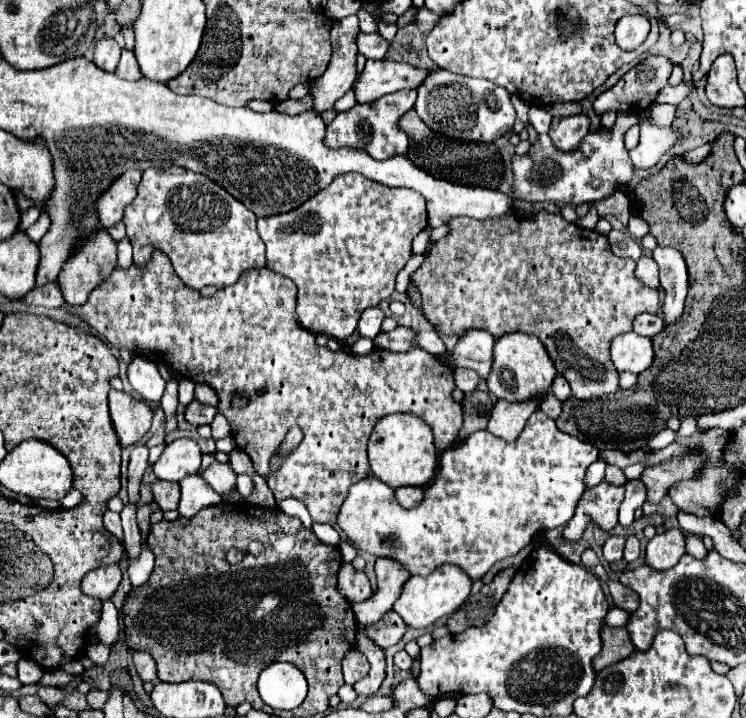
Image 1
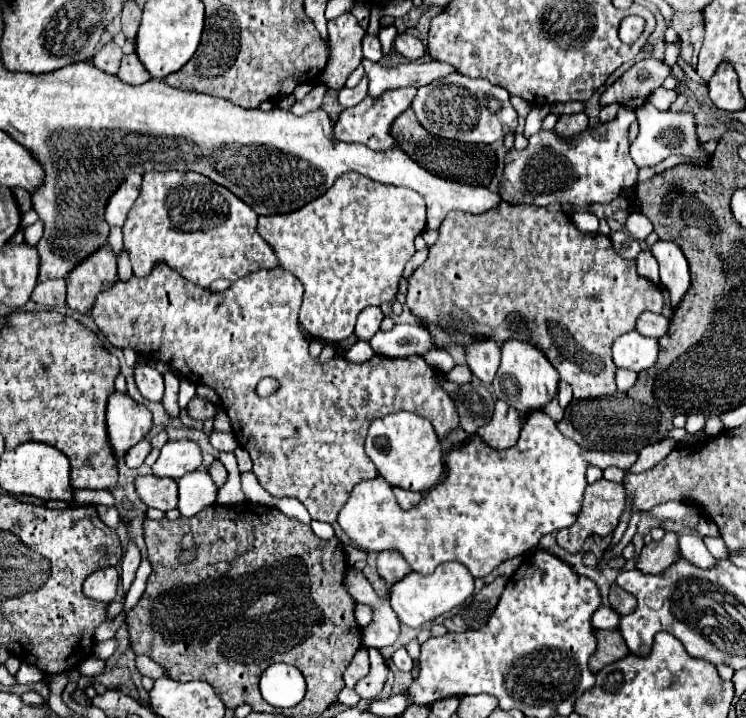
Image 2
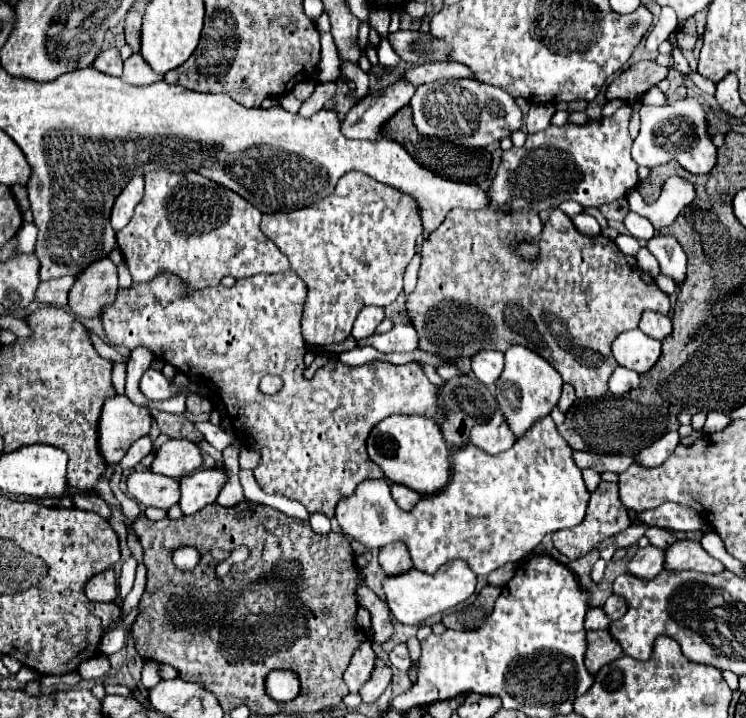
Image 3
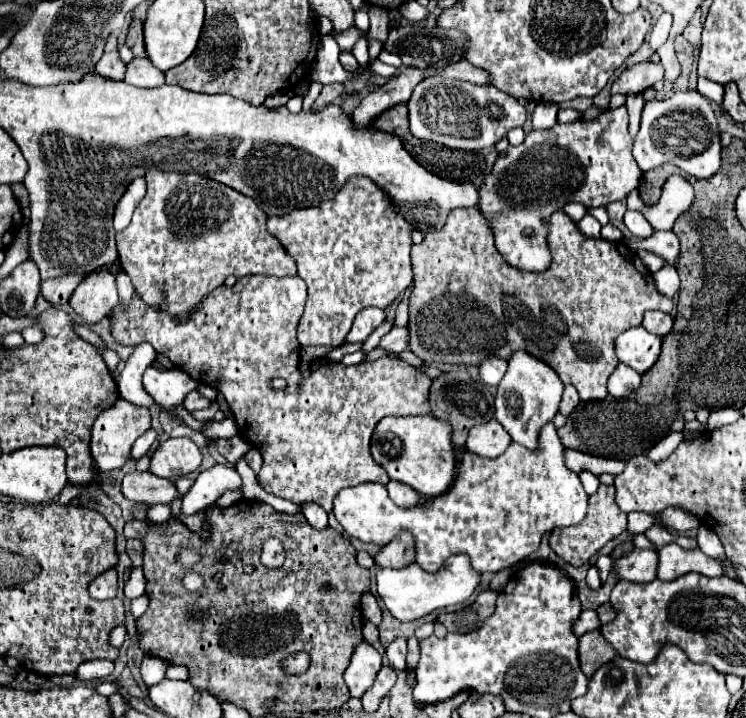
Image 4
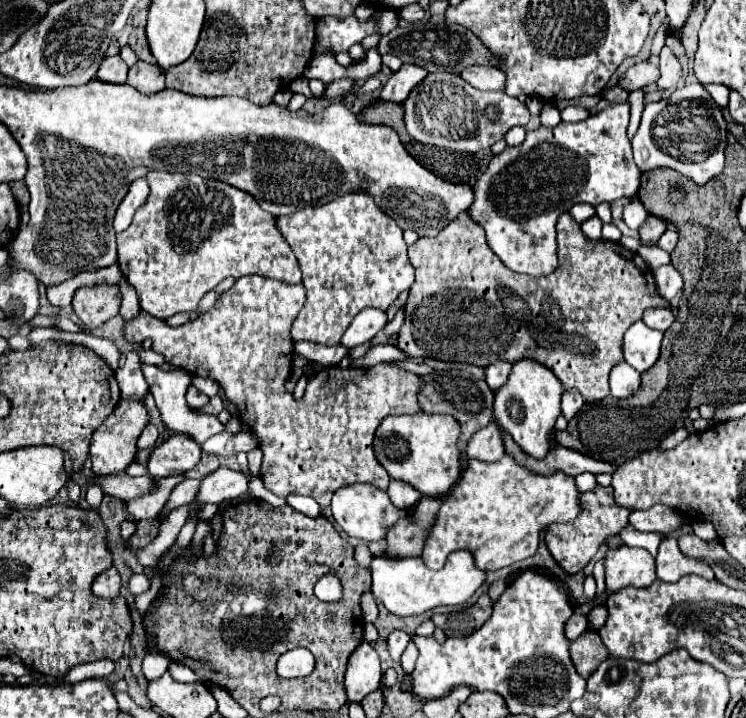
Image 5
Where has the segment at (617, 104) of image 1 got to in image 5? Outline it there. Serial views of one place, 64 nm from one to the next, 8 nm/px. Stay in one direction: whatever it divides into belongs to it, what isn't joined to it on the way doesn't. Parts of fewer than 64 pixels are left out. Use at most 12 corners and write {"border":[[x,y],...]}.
{"border":[[640,62],[618,80],[626,92],[658,82],[658,66]]}

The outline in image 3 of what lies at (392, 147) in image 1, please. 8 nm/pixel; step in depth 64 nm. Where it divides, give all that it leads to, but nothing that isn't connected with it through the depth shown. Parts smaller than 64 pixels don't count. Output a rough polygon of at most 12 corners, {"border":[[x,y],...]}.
{"border":[[398,80],[354,104],[342,120],[348,138],[376,142],[380,128],[416,88]]}

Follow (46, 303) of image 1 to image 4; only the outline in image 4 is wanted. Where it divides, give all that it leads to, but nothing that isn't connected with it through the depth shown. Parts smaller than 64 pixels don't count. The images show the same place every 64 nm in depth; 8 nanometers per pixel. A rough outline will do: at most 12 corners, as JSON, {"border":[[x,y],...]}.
{"border":[[84,276],[42,280],[40,294],[58,308],[68,304]]}

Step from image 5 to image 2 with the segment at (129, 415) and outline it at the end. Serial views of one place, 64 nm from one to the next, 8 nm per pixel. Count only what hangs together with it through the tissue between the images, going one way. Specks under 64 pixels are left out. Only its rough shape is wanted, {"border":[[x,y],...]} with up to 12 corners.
{"border":[[112,392],[106,426],[122,458],[148,434],[152,414],[128,394]]}

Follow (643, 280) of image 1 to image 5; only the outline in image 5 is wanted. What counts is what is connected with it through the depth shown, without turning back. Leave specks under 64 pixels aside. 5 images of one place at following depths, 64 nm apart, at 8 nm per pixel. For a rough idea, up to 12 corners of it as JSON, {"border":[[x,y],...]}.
{"border":[[638,248],[638,254],[652,270],[670,262],[660,248]]}

